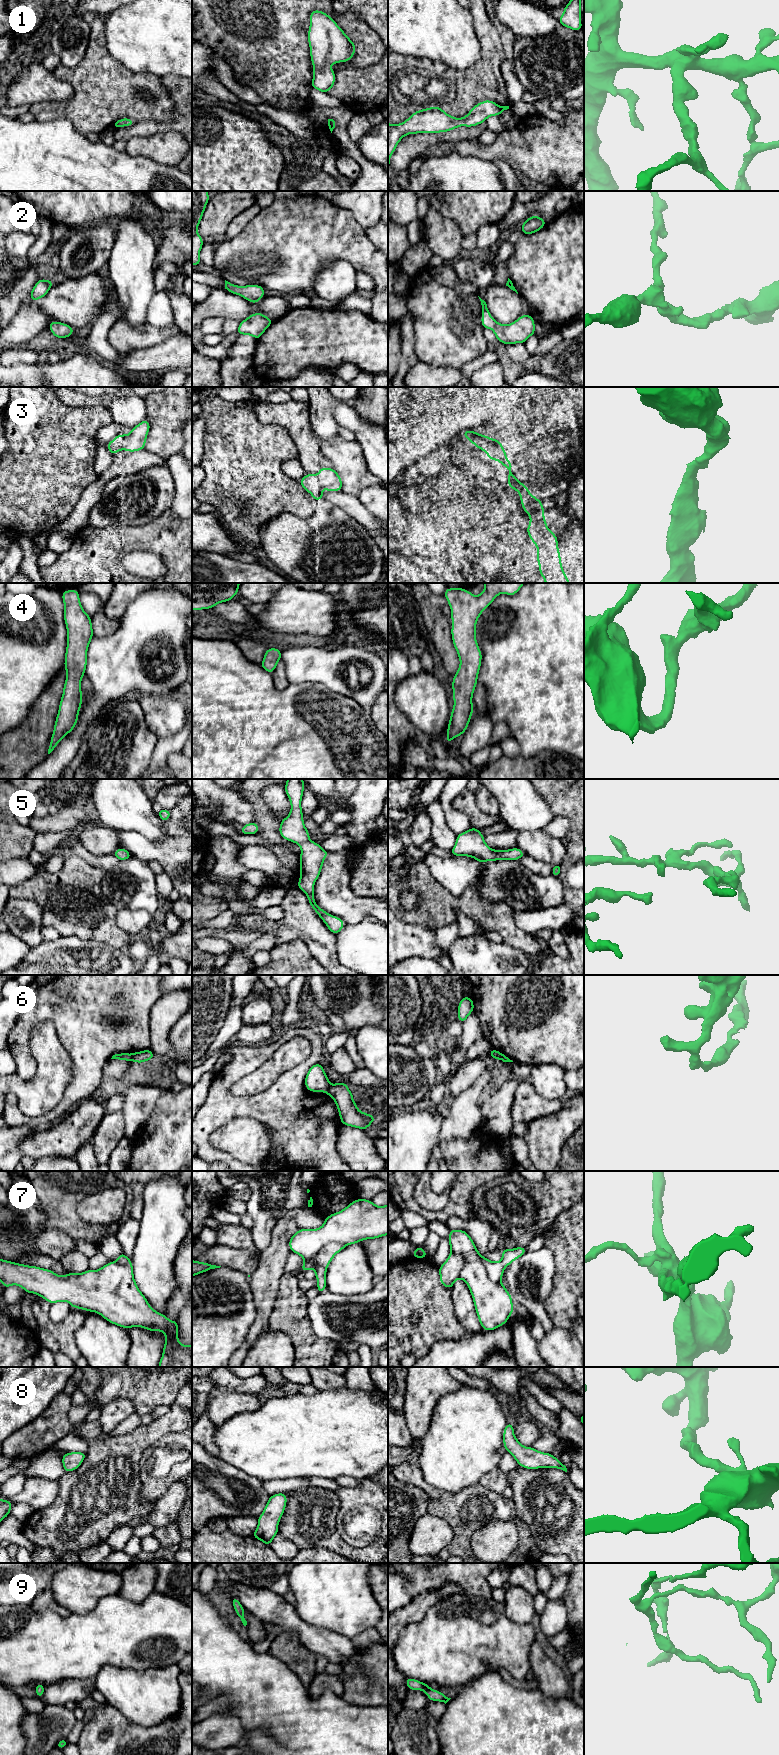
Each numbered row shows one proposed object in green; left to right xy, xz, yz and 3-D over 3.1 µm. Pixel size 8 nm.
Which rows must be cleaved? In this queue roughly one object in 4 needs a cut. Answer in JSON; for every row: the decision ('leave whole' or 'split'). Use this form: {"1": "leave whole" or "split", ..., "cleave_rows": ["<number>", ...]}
{"1": "leave whole", "2": "leave whole", "3": "leave whole", "4": "leave whole", "5": "leave whole", "6": "split", "7": "split", "8": "leave whole", "9": "leave whole", "cleave_rows": ["6", "7"]}

